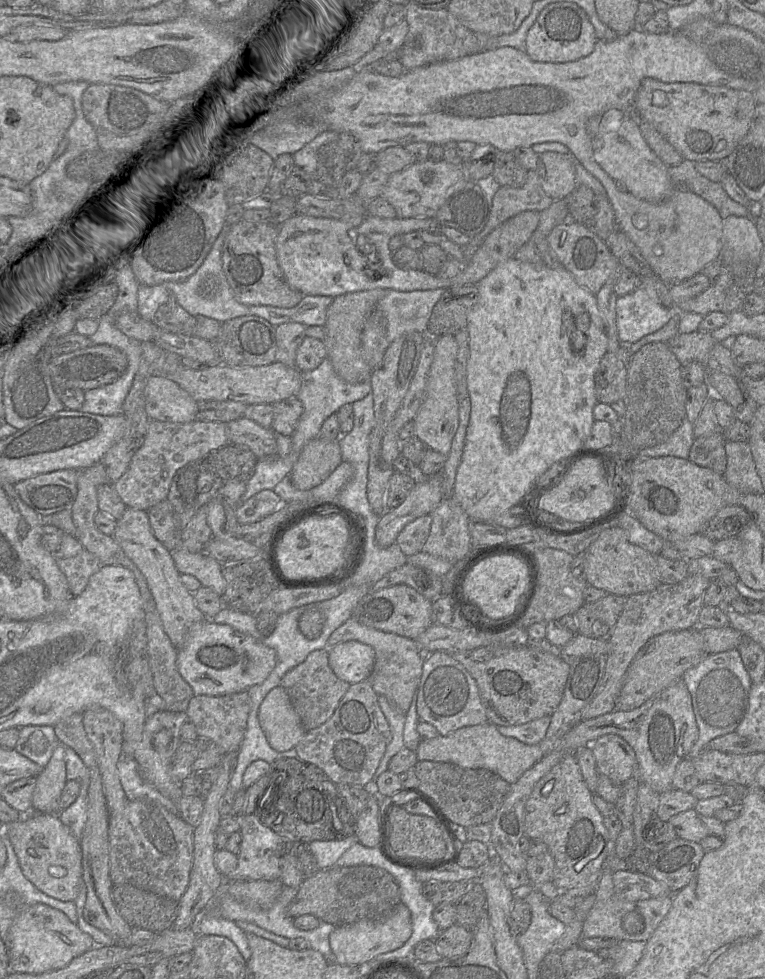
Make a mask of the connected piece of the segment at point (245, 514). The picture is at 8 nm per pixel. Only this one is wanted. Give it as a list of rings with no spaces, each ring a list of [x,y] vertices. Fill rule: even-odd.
[[[273,489],[262,490],[236,507],[237,521],[240,525],[255,523],[274,513],[282,503]]]

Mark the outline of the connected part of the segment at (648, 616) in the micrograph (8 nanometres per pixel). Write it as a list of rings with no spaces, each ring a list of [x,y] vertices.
[[[688,575],[676,584],[660,584],[656,589],[628,596],[625,607],[608,641],[607,662],[602,683],[591,703],[582,714],[582,720],[613,712],[627,671],[640,649],[653,637],[671,631],[698,627],[704,607],[704,593],[711,580],[702,575]]]

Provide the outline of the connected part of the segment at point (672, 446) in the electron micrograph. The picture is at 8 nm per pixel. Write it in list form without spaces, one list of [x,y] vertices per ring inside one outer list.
[[[685,417],[681,425],[665,442],[653,447],[639,449],[636,458],[675,456],[688,459],[690,448],[695,439],[693,427],[693,423]]]

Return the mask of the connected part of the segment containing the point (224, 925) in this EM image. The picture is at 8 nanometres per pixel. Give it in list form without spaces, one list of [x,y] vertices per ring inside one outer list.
[[[204,912],[192,928],[198,936],[217,935],[228,938],[235,944],[246,962],[250,959],[251,950],[247,934],[237,922],[211,912]]]

